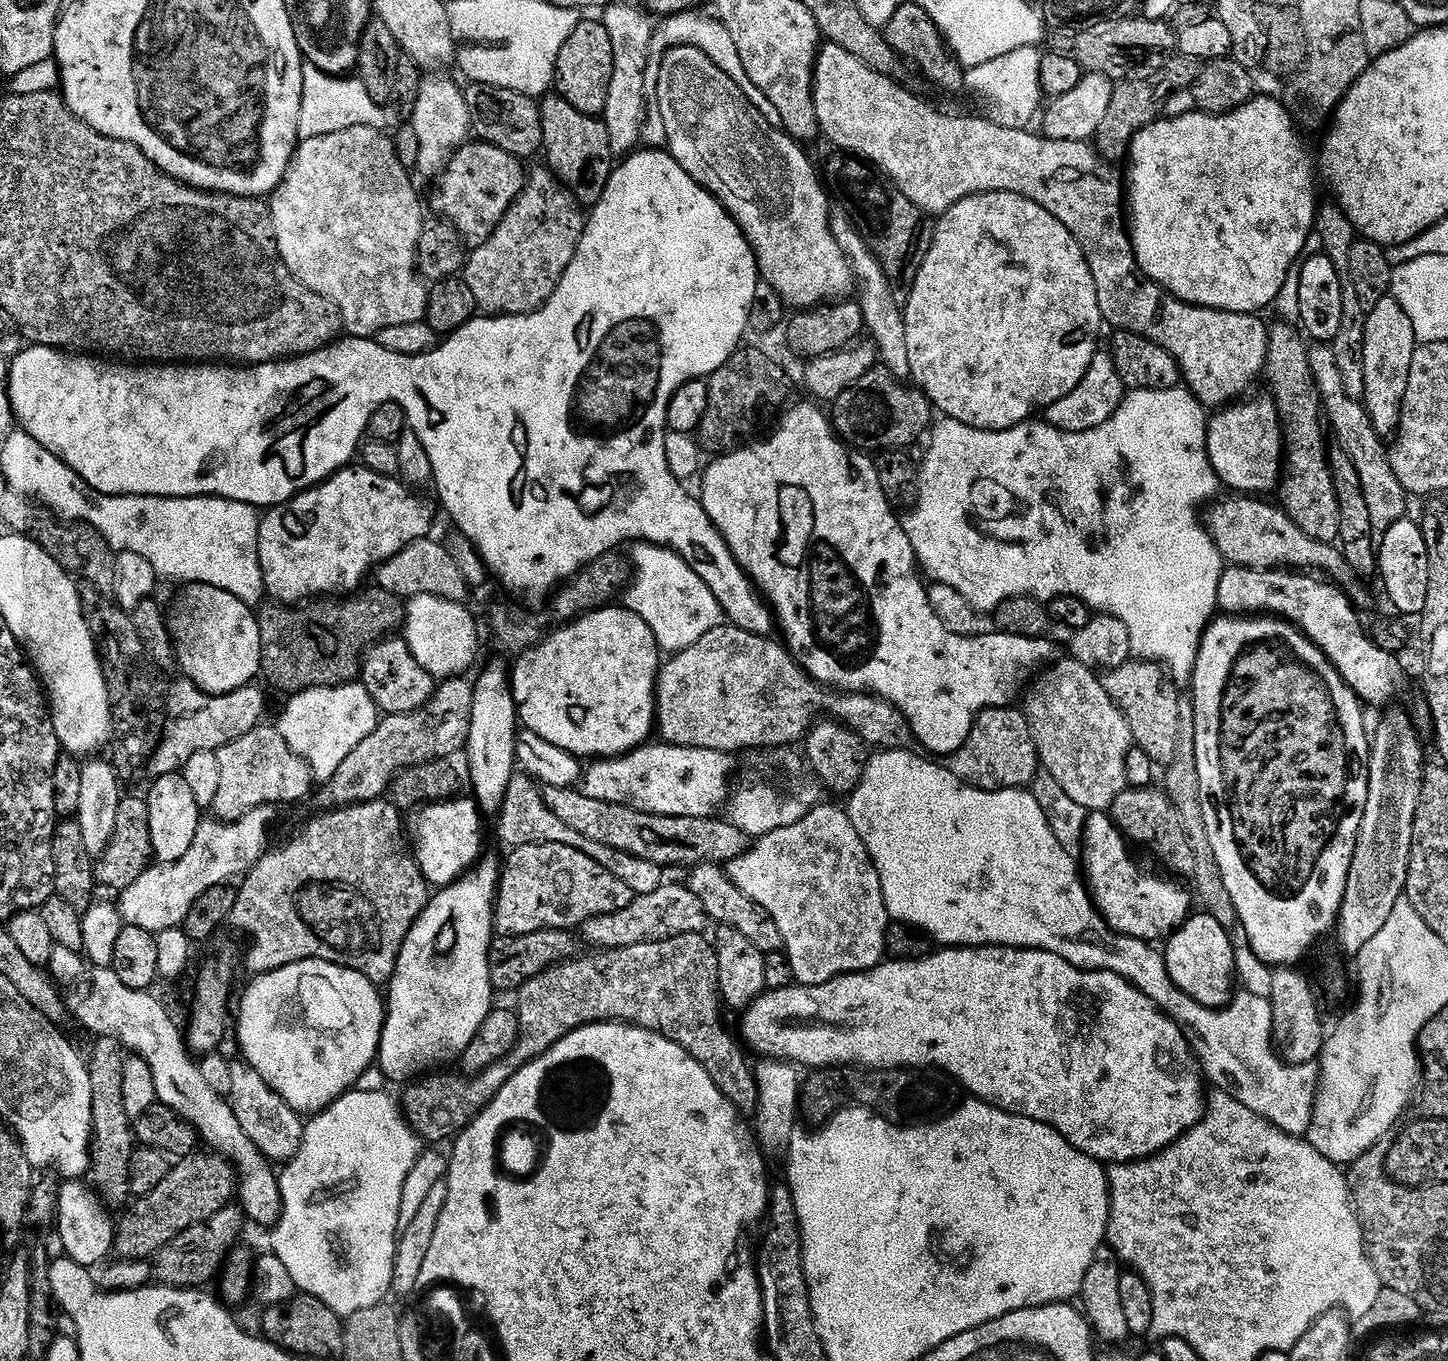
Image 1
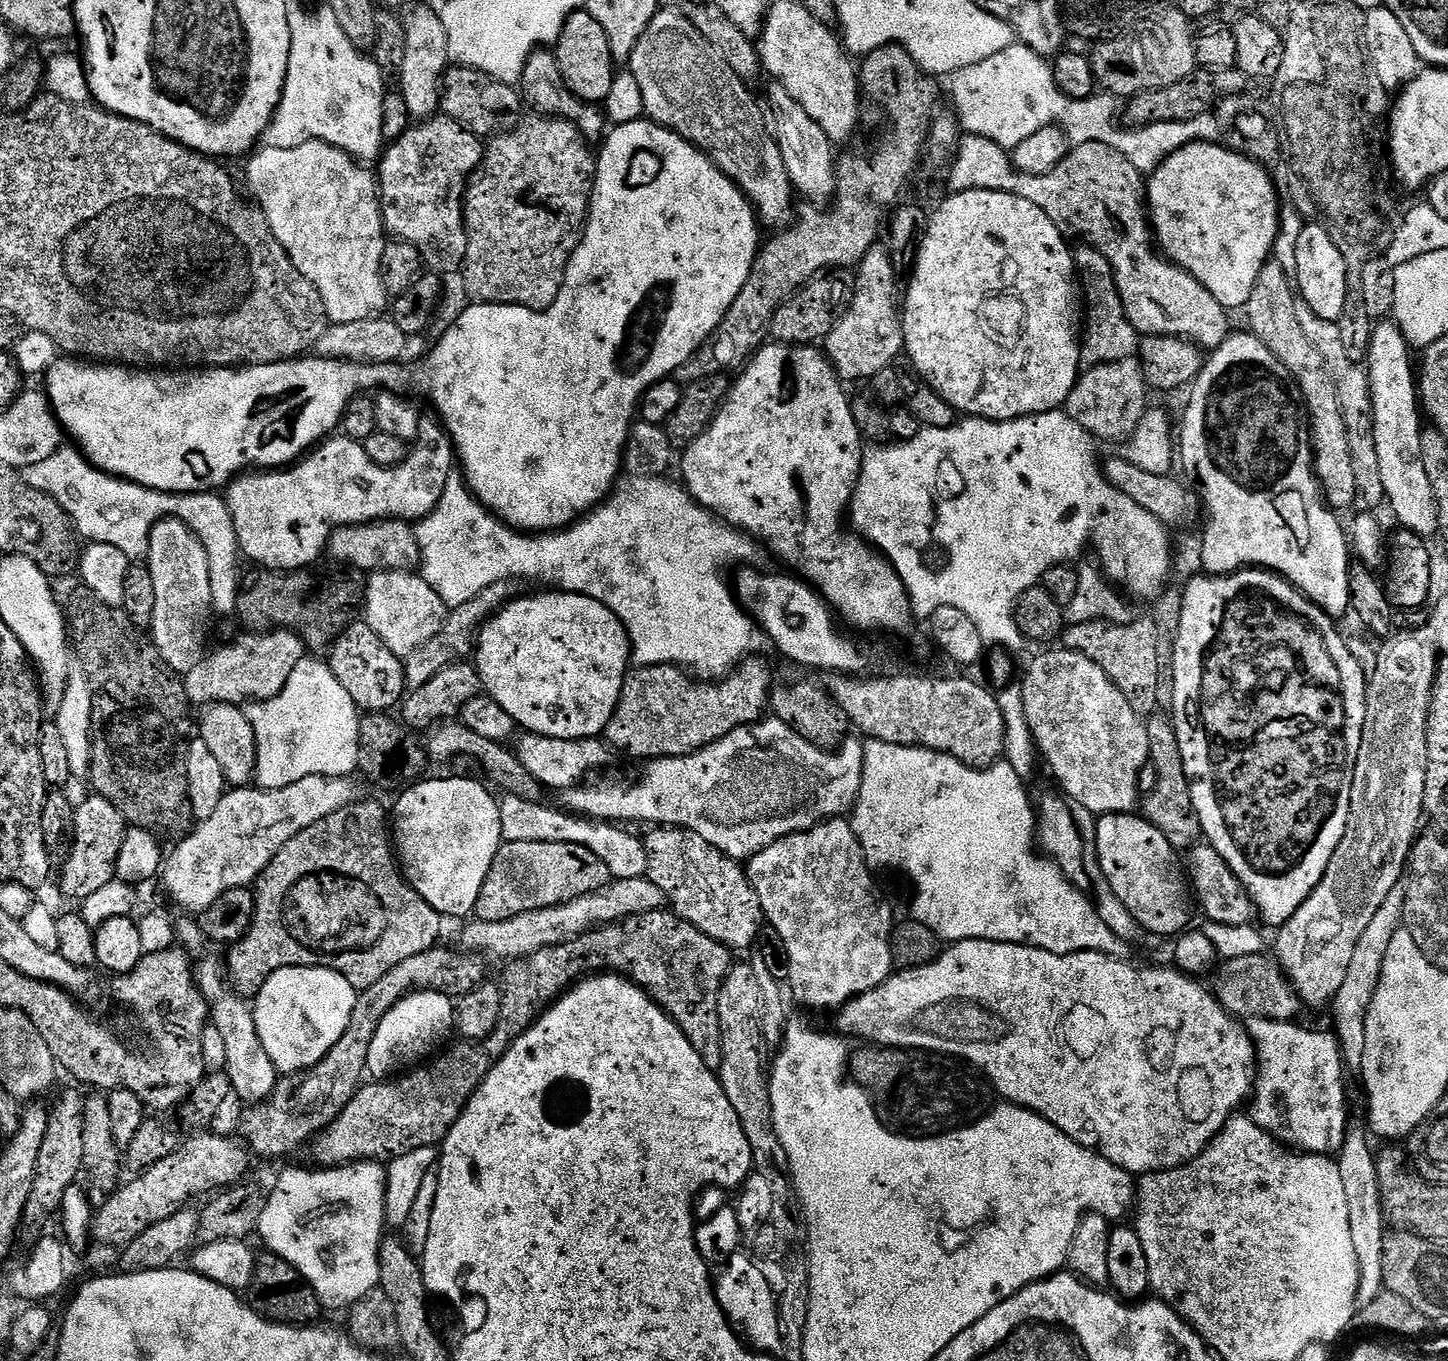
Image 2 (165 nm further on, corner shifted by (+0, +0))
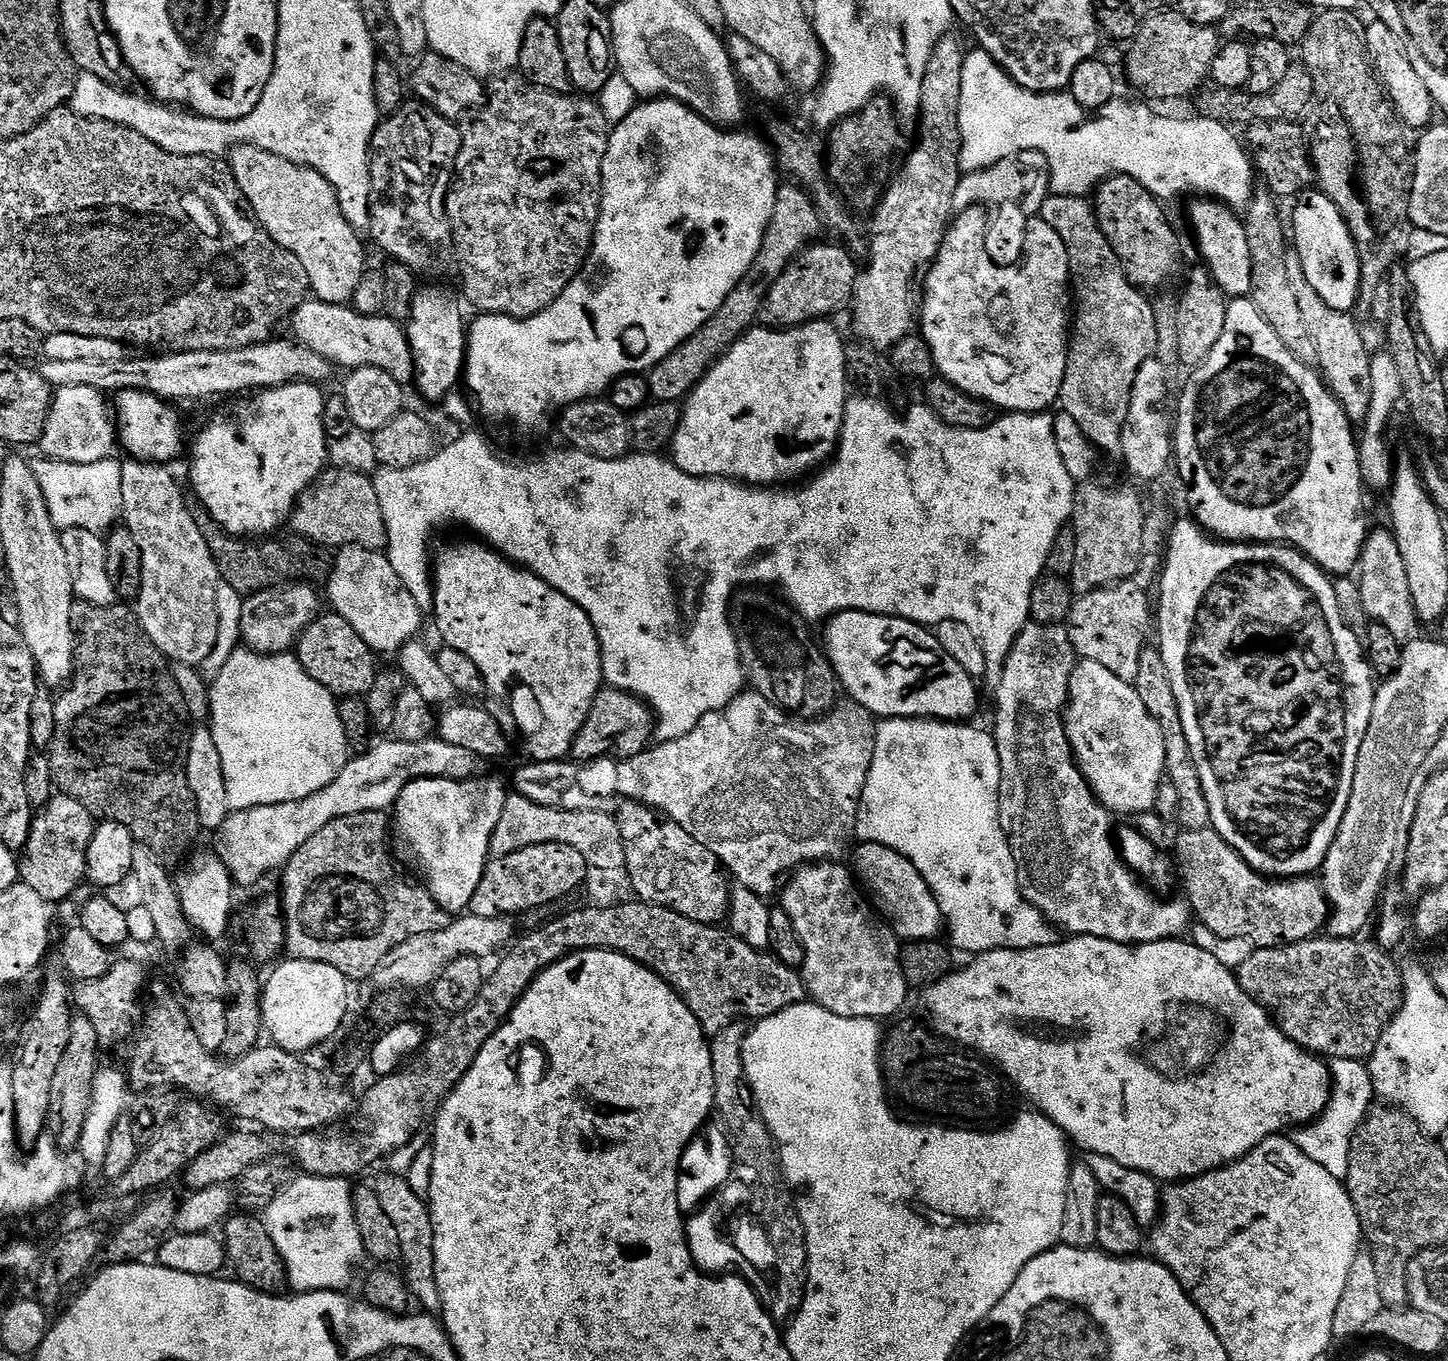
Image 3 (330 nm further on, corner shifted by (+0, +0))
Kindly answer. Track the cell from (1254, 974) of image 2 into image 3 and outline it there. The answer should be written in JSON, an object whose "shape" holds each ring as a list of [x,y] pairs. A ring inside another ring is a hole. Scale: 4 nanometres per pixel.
{"shape":[[[1311,937],[1307,940],[1300,940],[1298,943],[1280,945],[1270,948],[1253,949],[1237,969],[1236,975],[1242,990],[1247,993],[1257,1004],[1263,1005],[1271,1014],[1273,1021],[1280,1032],[1287,1035],[1288,1040],[1295,1042],[1300,1048],[1311,1052],[1316,1056],[1323,1056],[1330,1060],[1364,1060],[1367,1059],[1376,1048],[1377,1040],[1384,1032],[1385,1026],[1389,1023],[1403,1000],[1403,971],[1399,963],[1394,963],[1393,956],[1387,949],[1382,948],[1375,941],[1364,941],[1364,938],[1355,937]]]}

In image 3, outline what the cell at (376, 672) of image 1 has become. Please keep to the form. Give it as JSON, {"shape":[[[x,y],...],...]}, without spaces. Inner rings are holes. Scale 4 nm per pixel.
{"shape":[[[335,614],[317,615],[312,623],[304,627],[298,643],[295,645],[294,654],[302,662],[306,674],[314,678],[314,682],[322,682],[326,690],[330,690],[337,698],[363,697],[376,681],[377,653],[373,652],[364,639],[346,622],[346,618]]]}

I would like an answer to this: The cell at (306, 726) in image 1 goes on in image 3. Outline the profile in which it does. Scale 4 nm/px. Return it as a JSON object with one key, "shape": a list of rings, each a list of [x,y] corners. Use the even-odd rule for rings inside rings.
{"shape":[[[247,646],[238,647],[221,673],[210,681],[208,715],[214,746],[218,746],[218,758],[222,758],[226,802],[234,812],[306,798],[330,783],[350,759],[350,741],[342,726],[337,697],[306,674],[295,654],[261,654]]]}

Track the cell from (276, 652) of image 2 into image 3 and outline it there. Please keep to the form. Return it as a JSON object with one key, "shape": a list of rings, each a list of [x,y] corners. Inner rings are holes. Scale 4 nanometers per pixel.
{"shape":[[[281,582],[243,597],[240,639],[247,647],[264,654],[288,652],[297,643],[304,627],[321,611],[322,596],[308,582]]]}

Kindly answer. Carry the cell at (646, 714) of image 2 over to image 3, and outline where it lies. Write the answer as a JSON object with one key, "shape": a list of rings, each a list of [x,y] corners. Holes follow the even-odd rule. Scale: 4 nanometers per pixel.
{"shape":[[[604,686],[594,698],[584,725],[571,742],[570,756],[571,759],[576,759],[576,762],[601,758],[619,758],[628,762],[649,747],[648,738],[650,740],[653,734],[654,713],[639,696]]]}

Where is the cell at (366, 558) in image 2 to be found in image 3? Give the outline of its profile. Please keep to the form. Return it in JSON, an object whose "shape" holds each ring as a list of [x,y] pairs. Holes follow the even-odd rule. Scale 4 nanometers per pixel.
{"shape":[[[321,472],[296,501],[290,517],[290,528],[295,535],[305,536],[313,544],[325,549],[339,550],[351,546],[379,552],[388,546],[386,522],[382,518],[382,506],[378,506],[378,494],[372,485],[372,476],[360,472]]]}

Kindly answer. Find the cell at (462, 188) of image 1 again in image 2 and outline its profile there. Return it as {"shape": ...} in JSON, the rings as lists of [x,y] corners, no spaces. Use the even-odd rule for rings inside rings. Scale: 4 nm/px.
{"shape":[[[437,114],[423,122],[416,122],[409,126],[403,134],[394,141],[391,141],[383,149],[382,155],[378,161],[378,179],[382,185],[382,207],[384,210],[384,226],[389,233],[392,232],[397,241],[413,244],[418,249],[422,257],[423,263],[428,264],[433,273],[439,274],[441,277],[447,278],[451,272],[459,273],[464,267],[464,259],[466,258],[466,250],[468,249],[468,235],[464,229],[464,193],[467,192],[470,181],[473,179],[474,173],[484,163],[485,145],[482,143],[481,137],[476,136],[470,130],[466,130],[458,122],[454,122],[449,116]]]}

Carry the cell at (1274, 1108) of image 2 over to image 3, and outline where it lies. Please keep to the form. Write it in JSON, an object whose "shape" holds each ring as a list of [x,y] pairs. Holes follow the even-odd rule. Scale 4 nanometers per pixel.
{"shape":[[[1332,1060],[1328,1105],[1315,1120],[1297,1127],[1291,1133],[1290,1139],[1298,1146],[1298,1150],[1302,1150],[1302,1154],[1306,1154],[1306,1158],[1310,1158],[1310,1162],[1318,1162],[1318,1166],[1322,1166],[1322,1170],[1329,1174],[1334,1174],[1334,1178],[1347,1181],[1350,1142],[1360,1123],[1367,1118],[1368,1109],[1373,1107],[1373,1104],[1372,1079],[1367,1067],[1359,1060]]]}

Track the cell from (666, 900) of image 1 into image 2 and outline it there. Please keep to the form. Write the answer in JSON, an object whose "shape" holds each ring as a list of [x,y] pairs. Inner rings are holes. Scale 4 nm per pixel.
{"shape":[[[644,876],[629,880],[613,879],[602,890],[586,894],[582,898],[574,898],[570,902],[562,902],[558,906],[550,906],[542,910],[530,910],[526,914],[518,914],[514,918],[506,918],[502,922],[486,922],[473,919],[472,924],[464,928],[460,936],[459,947],[463,951],[479,954],[485,958],[493,956],[496,960],[511,962],[534,954],[546,946],[556,946],[567,940],[573,940],[583,932],[602,924],[615,924],[617,920],[625,920],[628,916],[641,916],[647,912],[659,912],[666,901],[662,890],[654,886]]]}

